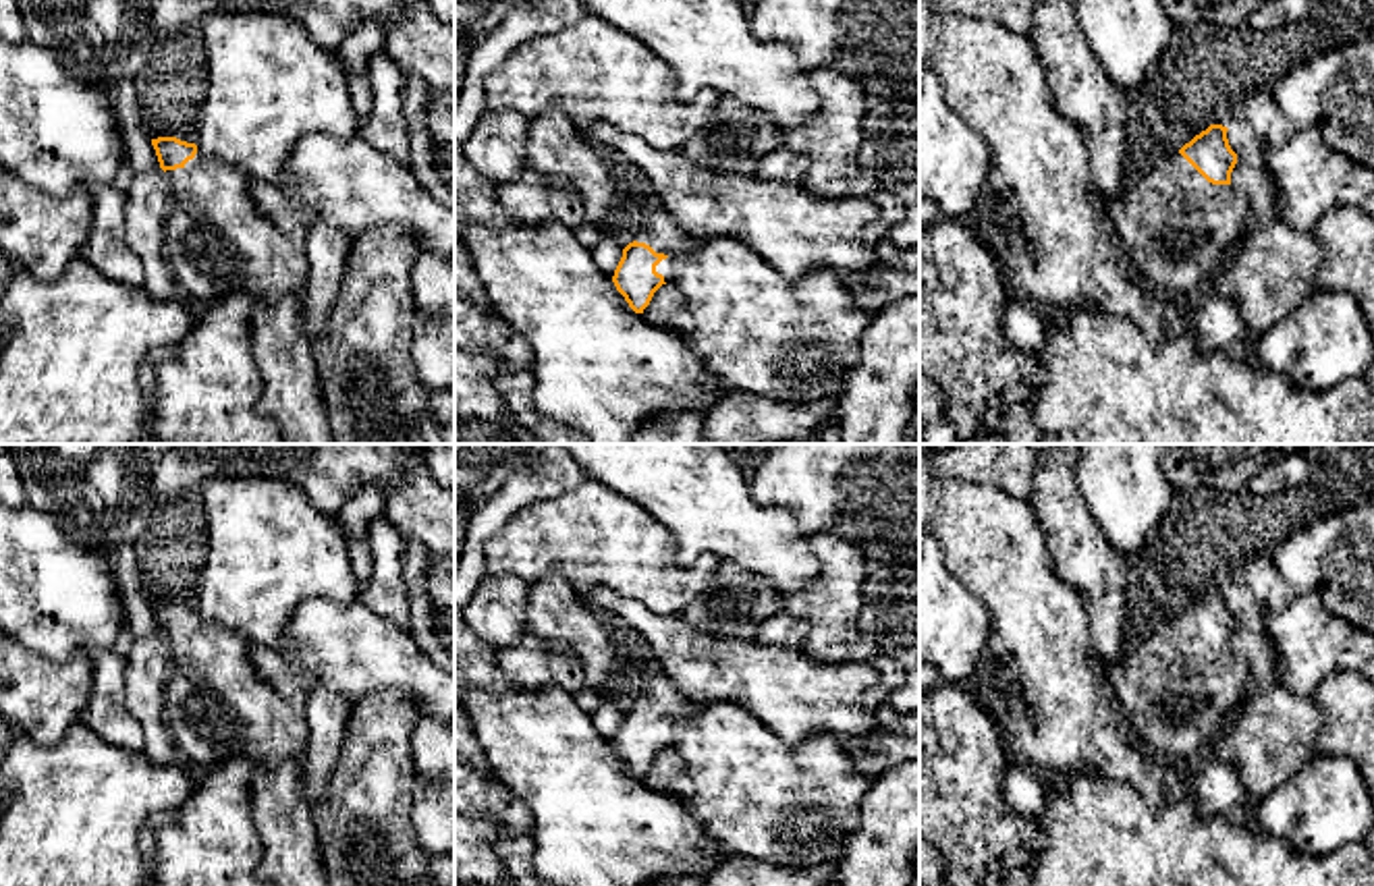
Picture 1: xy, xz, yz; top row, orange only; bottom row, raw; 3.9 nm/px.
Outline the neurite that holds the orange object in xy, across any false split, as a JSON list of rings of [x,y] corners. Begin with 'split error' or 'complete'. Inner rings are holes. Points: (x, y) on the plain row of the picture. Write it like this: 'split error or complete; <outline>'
split error; [[[152,604],[168,645],[164,718],[181,759],[210,772],[237,757],[303,766],[305,693],[282,695],[255,670],[251,645],[195,608]]]

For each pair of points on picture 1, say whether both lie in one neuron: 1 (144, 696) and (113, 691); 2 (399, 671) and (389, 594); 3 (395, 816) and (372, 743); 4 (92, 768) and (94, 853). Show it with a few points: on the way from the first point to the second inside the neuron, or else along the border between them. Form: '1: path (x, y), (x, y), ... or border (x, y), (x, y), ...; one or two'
1: border (125, 660), (125, 708), (140, 725), (142, 739); two
2: border (362, 598), (407, 629); two
3: path (376, 797), (374, 762); one
4: path (92, 789), (92, 833); one

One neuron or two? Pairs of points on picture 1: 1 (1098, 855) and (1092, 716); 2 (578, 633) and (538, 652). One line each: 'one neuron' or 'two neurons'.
1: two neurons
2: two neurons

